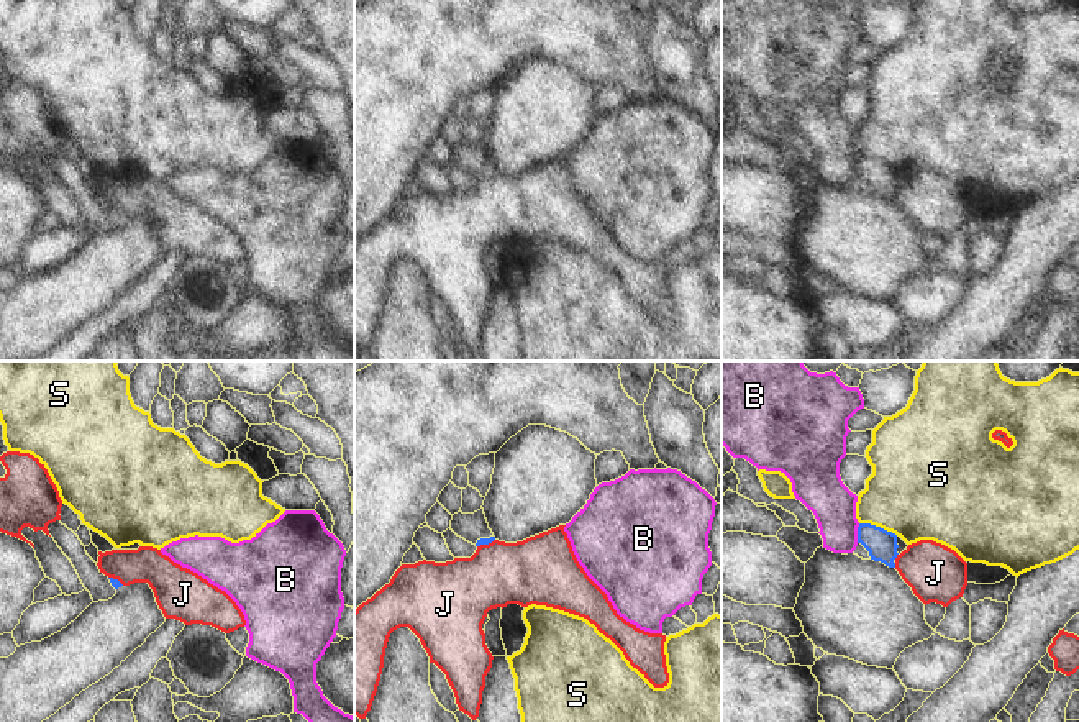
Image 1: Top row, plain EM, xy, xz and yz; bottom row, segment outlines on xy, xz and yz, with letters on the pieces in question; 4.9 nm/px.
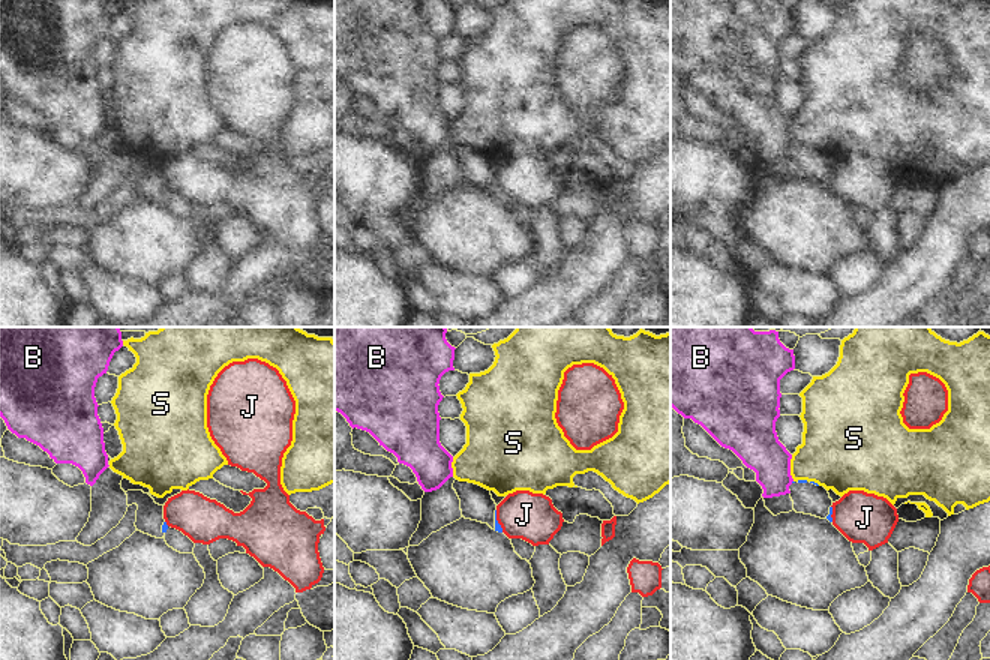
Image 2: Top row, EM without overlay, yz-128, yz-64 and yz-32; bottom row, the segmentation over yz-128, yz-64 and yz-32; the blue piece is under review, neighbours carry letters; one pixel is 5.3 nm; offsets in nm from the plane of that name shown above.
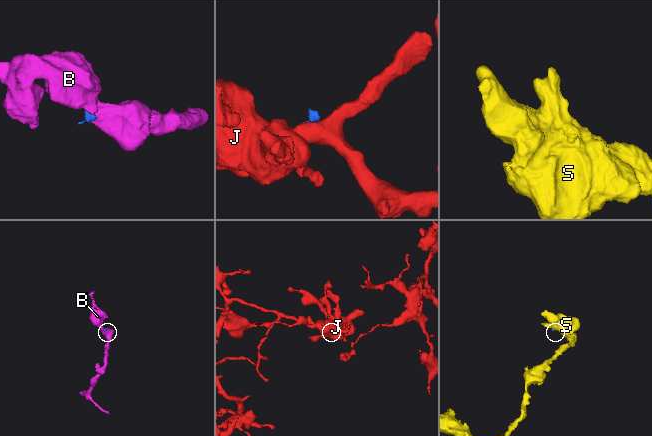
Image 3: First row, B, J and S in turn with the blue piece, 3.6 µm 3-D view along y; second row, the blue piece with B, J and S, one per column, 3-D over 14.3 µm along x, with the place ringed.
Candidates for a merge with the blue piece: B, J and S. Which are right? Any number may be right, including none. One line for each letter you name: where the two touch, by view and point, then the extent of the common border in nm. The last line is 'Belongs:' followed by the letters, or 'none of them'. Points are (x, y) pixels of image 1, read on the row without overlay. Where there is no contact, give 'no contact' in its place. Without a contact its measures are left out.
Belongs: none of them

